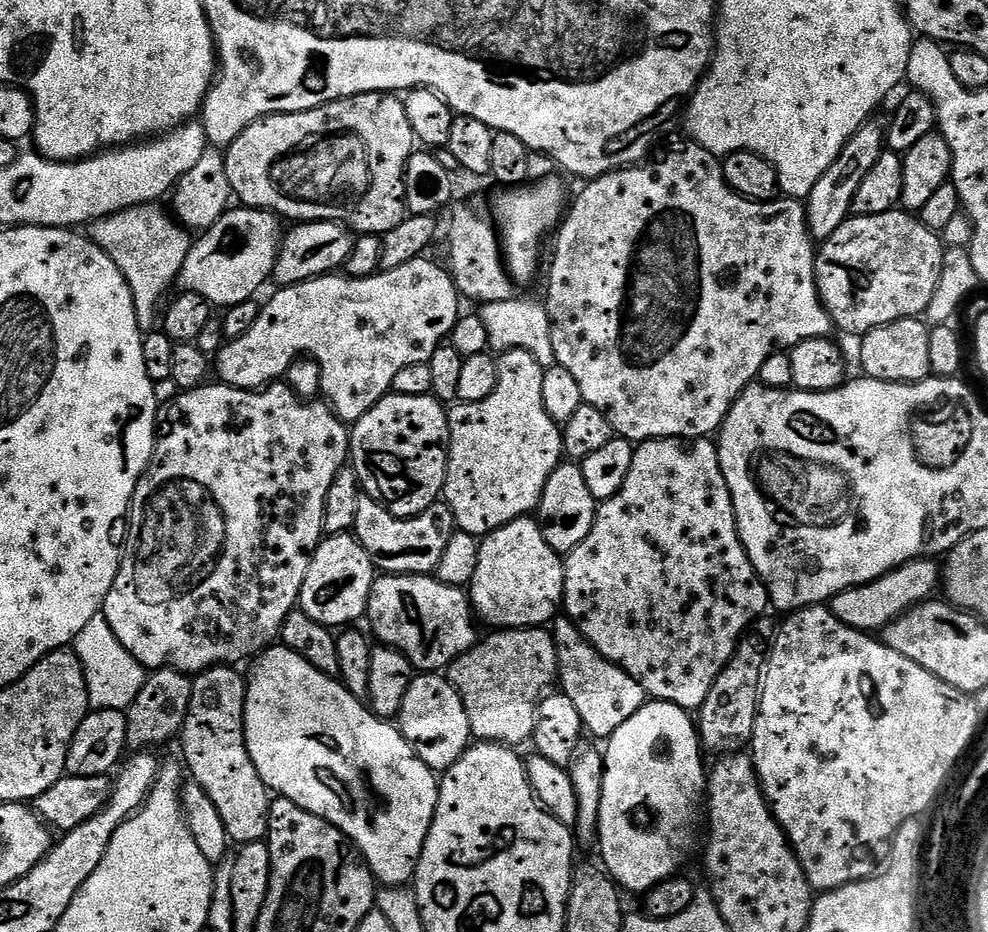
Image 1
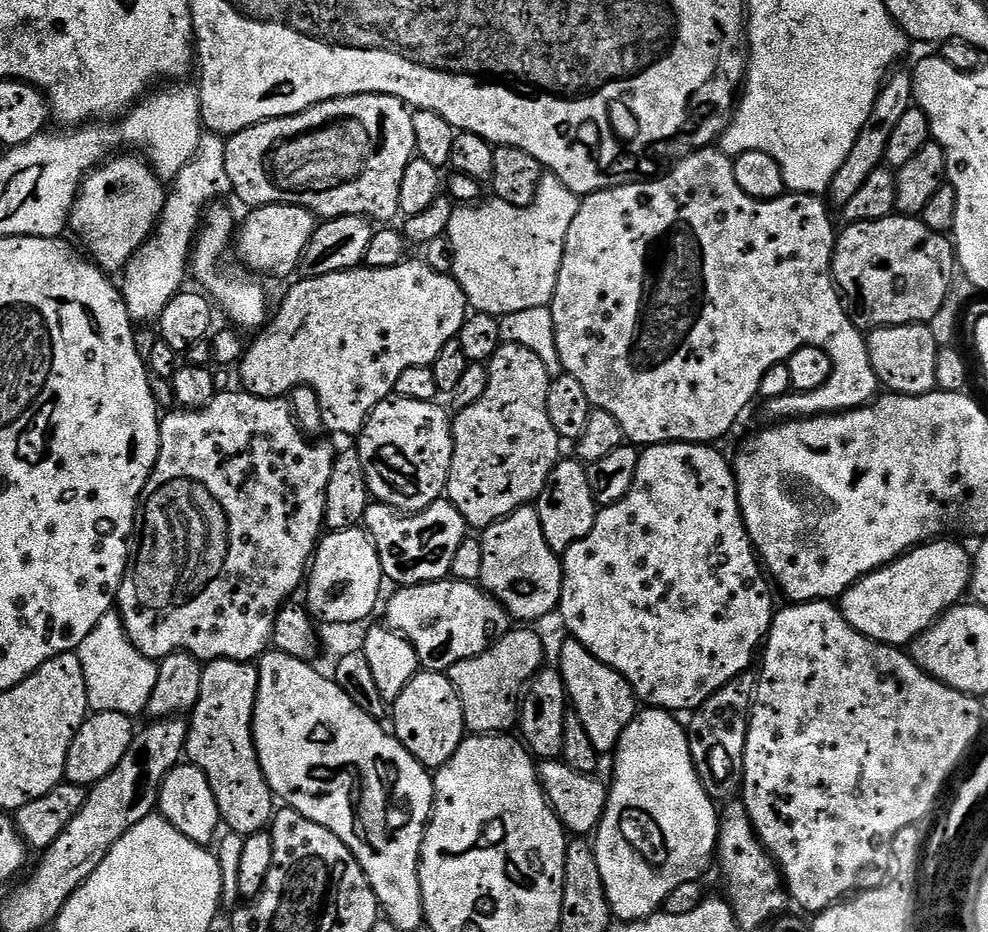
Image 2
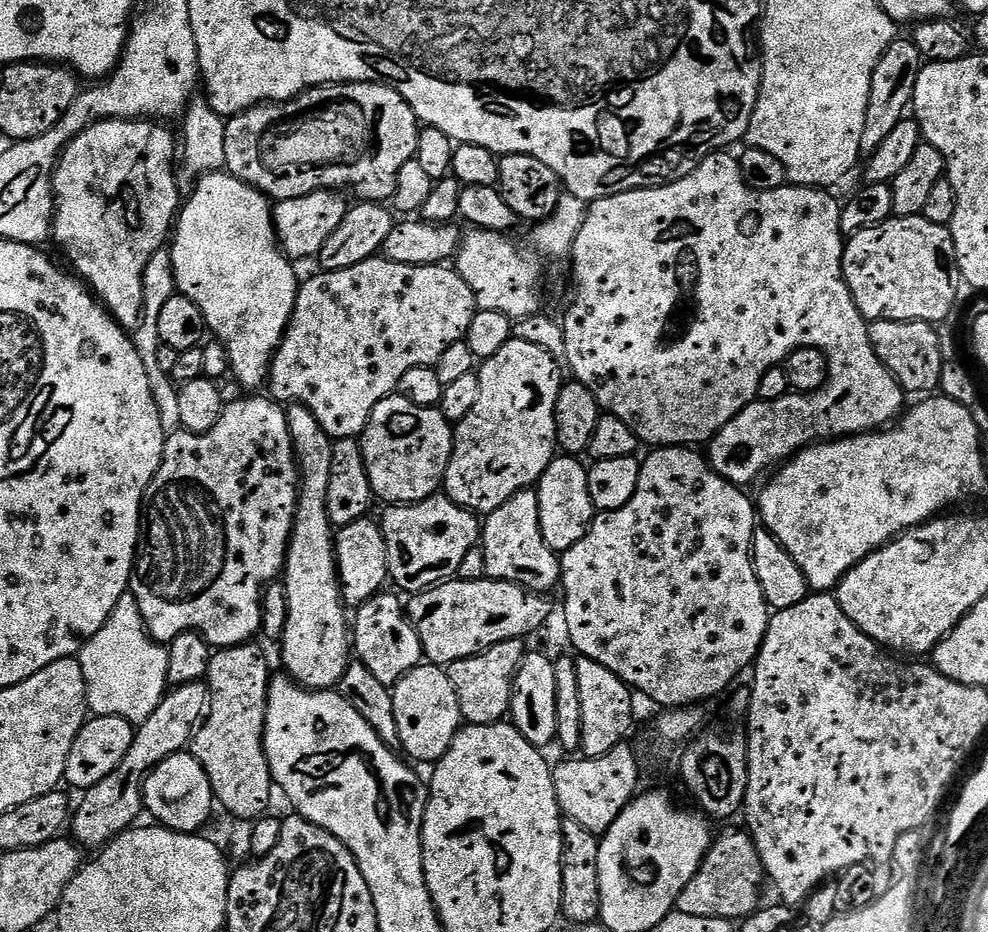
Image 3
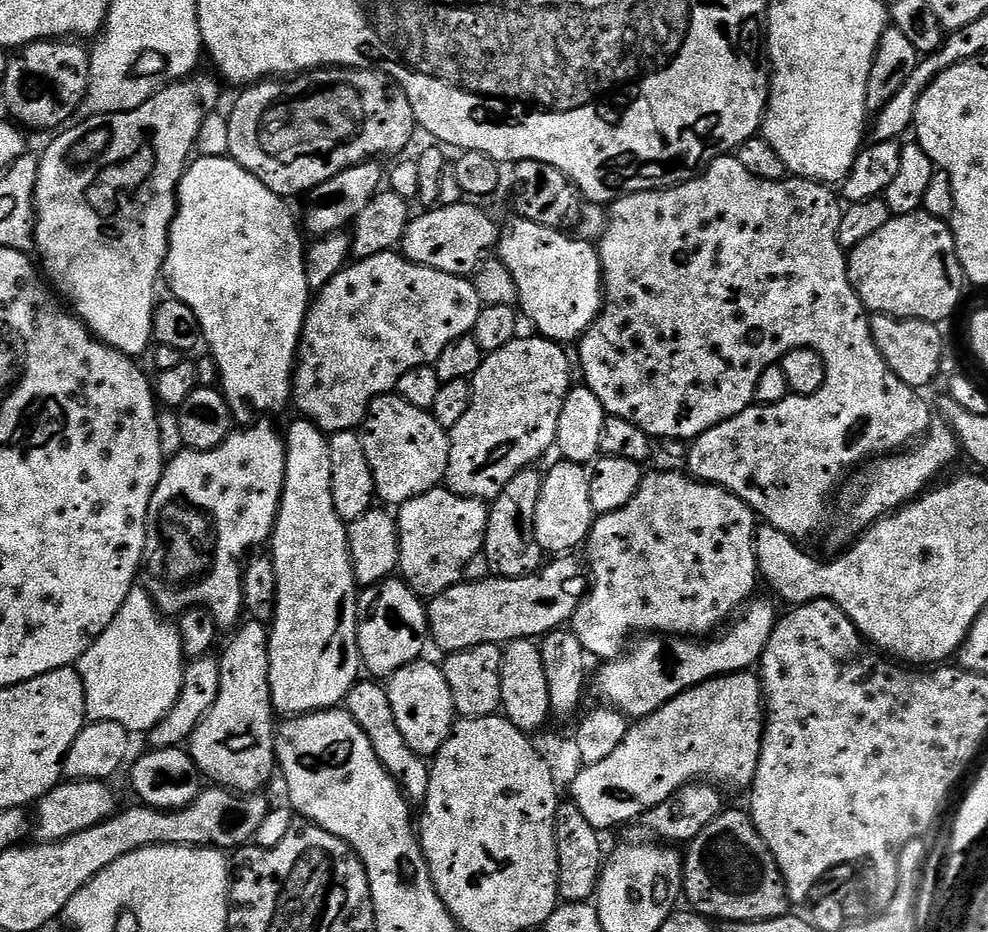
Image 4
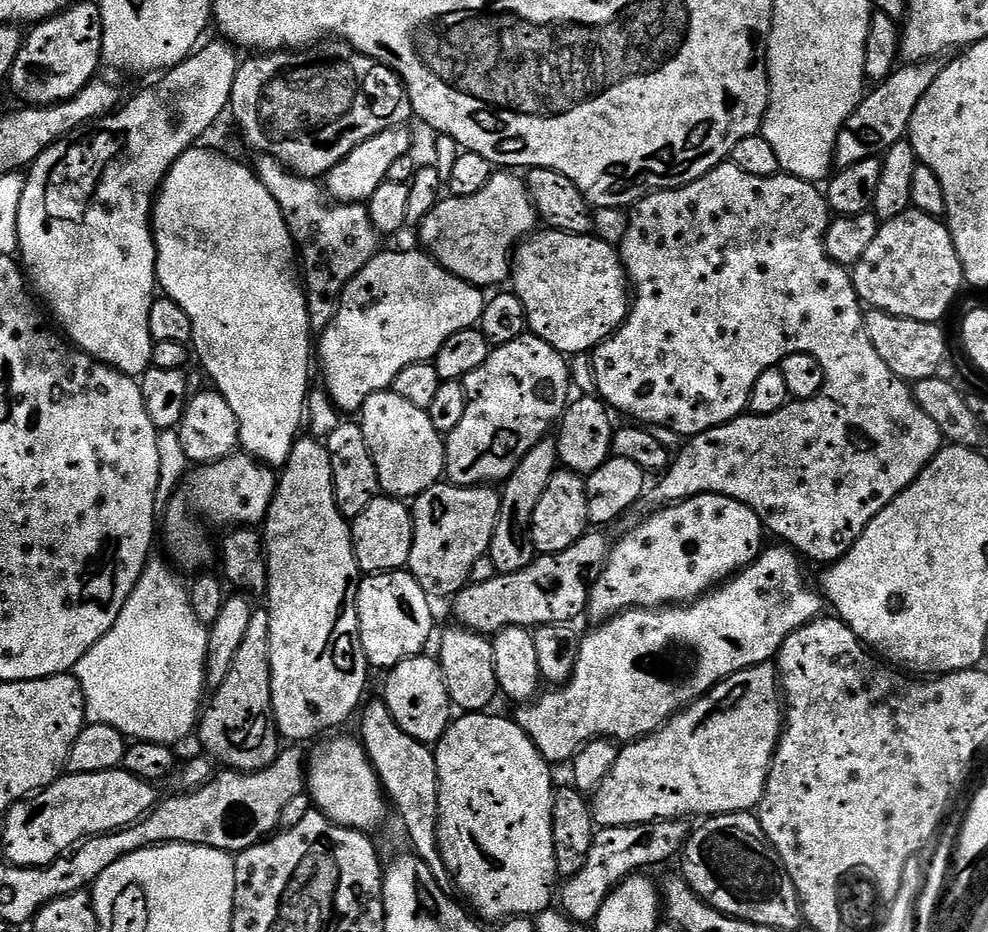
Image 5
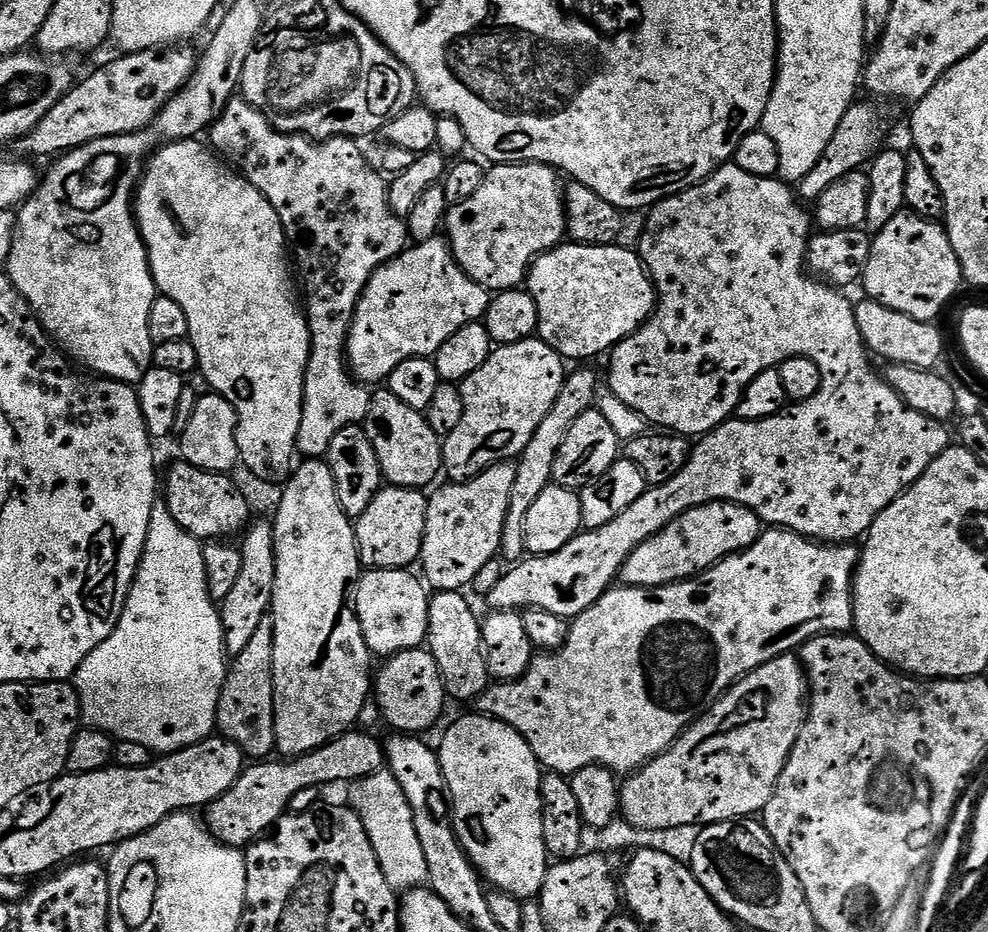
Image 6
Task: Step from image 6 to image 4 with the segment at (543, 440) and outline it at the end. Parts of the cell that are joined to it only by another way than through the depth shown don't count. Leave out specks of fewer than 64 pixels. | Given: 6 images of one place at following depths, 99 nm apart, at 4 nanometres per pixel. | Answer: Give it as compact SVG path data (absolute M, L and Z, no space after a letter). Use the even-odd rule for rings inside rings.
M535 467L523 468L506 482L506 490L491 501L482 550L490 562L493 577L522 578L540 571L546 563L546 553L538 546L534 534L534 510L544 481L543 475L536 471Z

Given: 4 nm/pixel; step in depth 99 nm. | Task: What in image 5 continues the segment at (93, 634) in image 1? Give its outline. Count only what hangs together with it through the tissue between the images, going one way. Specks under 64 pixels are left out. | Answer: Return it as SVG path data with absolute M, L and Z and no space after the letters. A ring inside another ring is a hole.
M156 558L149 559L148 565L144 568L144 573L140 575L138 582L134 586L134 590L130 594L130 598L126 598L126 606L122 606L122 614L118 614L118 622L114 622L114 626L110 631L76 663L74 675L77 682L82 686L82 694L84 695L84 718L87 723L114 726L114 730L118 730L125 738L132 742L176 746L179 740L184 740L191 732L193 735L193 733L197 731L198 717L201 715L202 705L206 700L204 688L206 689L208 628L202 622L198 622L198 614L194 614L194 606L188 597L189 585L187 583L183 584L183 582L180 581L179 574L175 572L177 569L173 567L167 559L165 560L166 561L156 560Z

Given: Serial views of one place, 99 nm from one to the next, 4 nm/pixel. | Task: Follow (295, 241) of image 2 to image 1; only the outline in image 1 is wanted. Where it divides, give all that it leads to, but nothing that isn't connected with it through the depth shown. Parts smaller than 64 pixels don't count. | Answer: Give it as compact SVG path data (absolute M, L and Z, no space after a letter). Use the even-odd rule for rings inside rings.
M229 207L212 226L202 232L199 237L201 240L197 239L190 254L186 254L186 262L182 262L180 271L179 287L185 292L193 292L206 298L209 304L220 310L227 310L253 299L257 295L255 292L267 280L271 281L276 271L276 259L282 243L282 228L280 232L279 223L281 221L273 213L263 212L260 208Z

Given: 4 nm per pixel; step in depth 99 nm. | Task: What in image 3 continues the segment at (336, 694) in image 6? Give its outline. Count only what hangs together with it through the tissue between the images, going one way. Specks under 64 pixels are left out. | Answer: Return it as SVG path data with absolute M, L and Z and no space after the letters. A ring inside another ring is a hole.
M289 404L286 415L292 439L292 453L296 456L296 467L300 473L300 497L296 500L296 520L292 523L292 537L288 542L288 556L284 560L282 573L287 604L284 635L279 645L280 652L284 655L283 671L301 688L332 690L339 685L342 674L350 663L350 620L349 617L348 620L344 617L346 605L340 598L336 579L334 529L326 514L326 486L330 486L330 454L334 441L326 434L326 430L322 430L322 426L318 426L318 418L314 418L314 414L306 410L306 406Z

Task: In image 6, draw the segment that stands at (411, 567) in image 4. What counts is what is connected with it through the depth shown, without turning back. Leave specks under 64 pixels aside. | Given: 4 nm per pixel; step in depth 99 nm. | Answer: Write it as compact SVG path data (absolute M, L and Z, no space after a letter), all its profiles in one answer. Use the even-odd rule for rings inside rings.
M515 463L495 464L472 480L445 483L445 488L428 496L426 534L418 564L424 567L422 576L429 589L436 592L467 589L474 574L486 562L497 559L515 473Z

